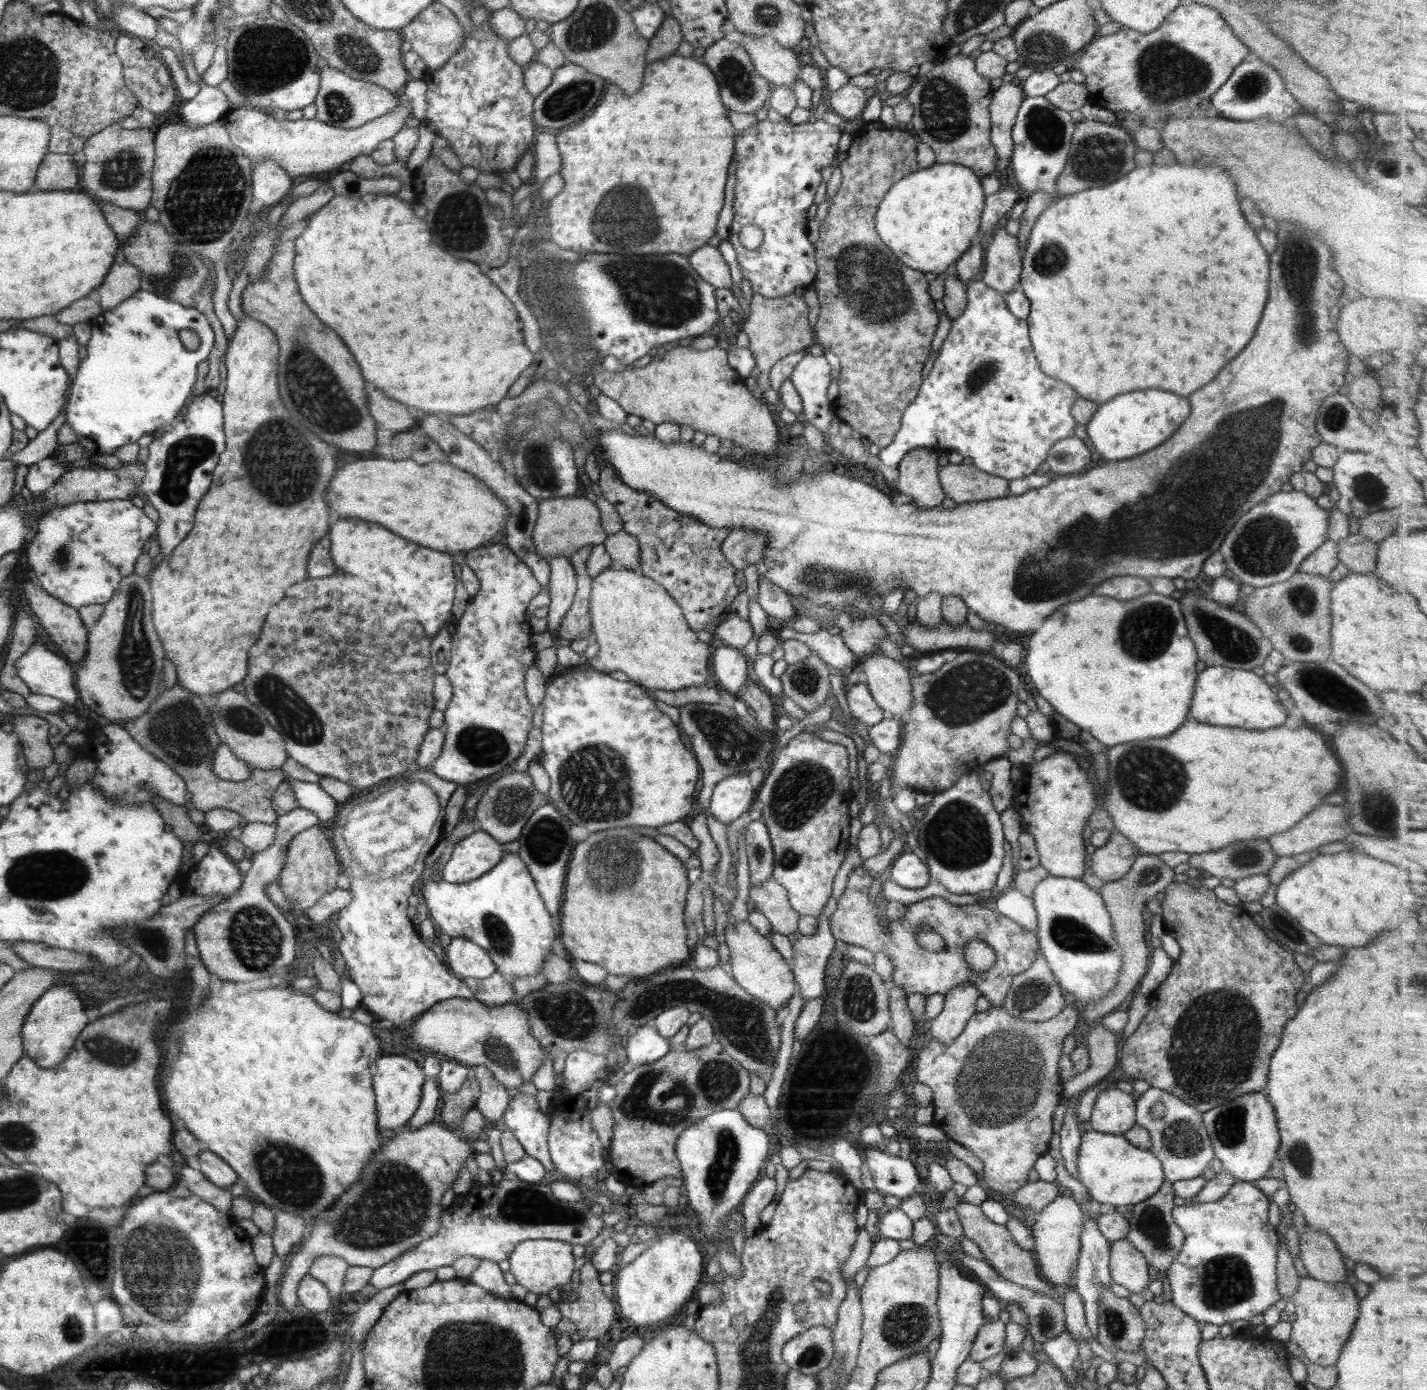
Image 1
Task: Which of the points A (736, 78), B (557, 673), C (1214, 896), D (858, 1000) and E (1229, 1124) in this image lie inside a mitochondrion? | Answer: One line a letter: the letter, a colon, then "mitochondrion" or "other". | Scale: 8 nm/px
A: mitochondrion
B: other
C: other
D: mitochondrion
E: mitochondrion

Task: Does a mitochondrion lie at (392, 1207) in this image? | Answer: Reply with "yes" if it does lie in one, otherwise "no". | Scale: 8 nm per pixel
yes

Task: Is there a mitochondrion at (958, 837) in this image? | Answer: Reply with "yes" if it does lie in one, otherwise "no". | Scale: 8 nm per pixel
yes

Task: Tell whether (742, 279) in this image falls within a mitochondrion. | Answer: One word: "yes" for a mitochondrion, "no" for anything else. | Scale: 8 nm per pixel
no

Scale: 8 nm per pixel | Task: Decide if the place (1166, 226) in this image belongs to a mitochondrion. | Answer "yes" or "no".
no

